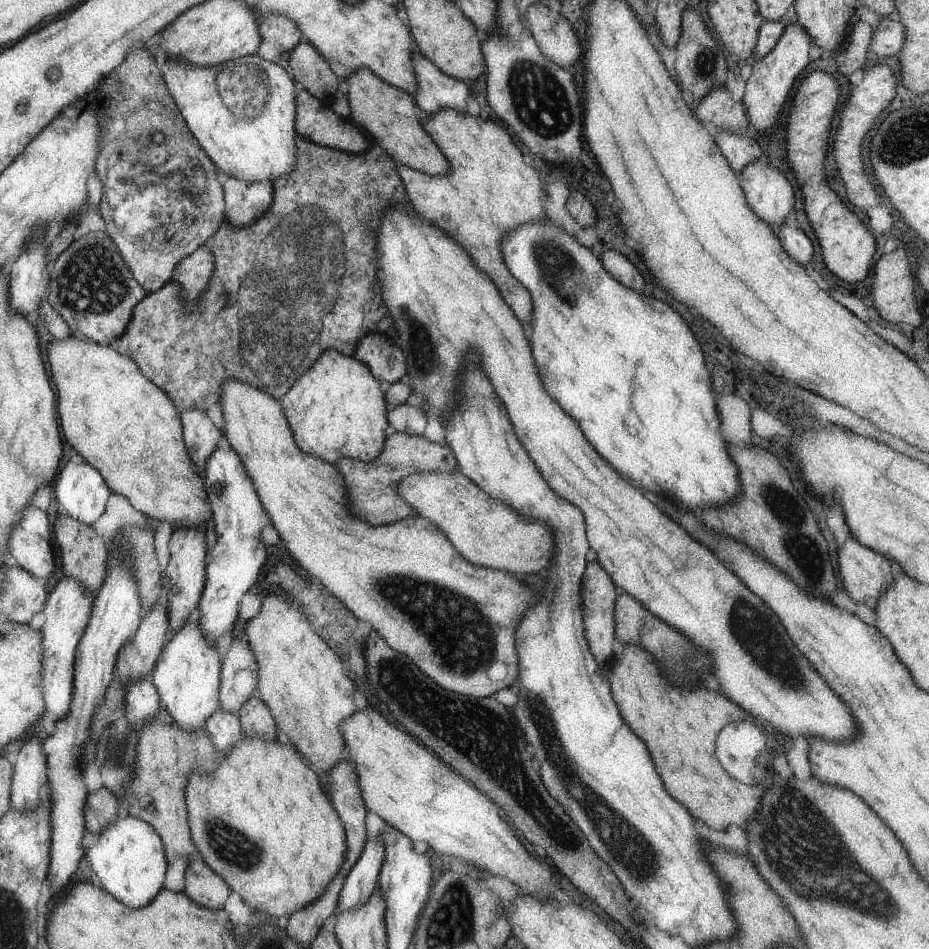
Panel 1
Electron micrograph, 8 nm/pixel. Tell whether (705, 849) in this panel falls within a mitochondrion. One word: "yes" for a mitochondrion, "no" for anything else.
no

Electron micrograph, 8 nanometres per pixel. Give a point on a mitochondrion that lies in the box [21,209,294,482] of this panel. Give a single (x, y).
(92, 282)

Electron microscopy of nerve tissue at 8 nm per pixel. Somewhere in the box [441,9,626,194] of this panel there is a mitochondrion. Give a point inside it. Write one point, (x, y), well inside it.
(540, 101)

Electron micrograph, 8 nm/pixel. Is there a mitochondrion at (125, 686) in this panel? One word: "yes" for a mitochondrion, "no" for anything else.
no

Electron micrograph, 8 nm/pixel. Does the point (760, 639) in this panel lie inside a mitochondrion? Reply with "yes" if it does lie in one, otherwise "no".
yes

